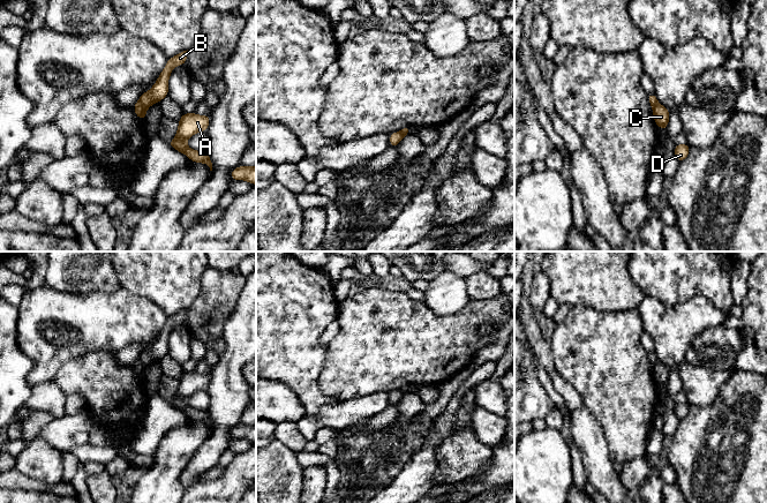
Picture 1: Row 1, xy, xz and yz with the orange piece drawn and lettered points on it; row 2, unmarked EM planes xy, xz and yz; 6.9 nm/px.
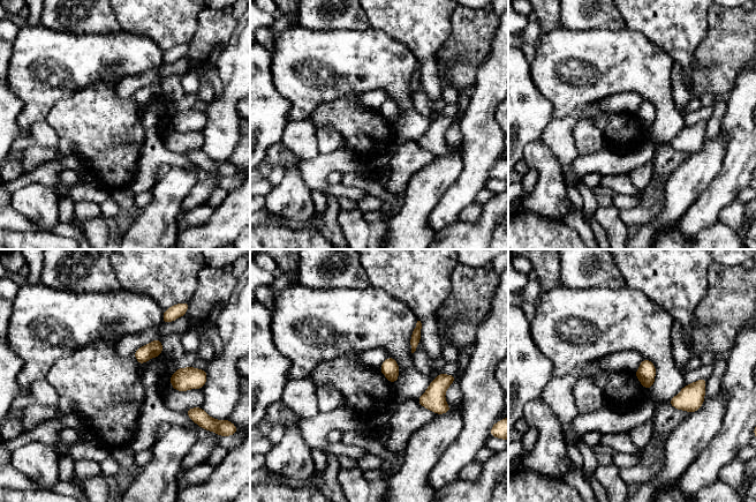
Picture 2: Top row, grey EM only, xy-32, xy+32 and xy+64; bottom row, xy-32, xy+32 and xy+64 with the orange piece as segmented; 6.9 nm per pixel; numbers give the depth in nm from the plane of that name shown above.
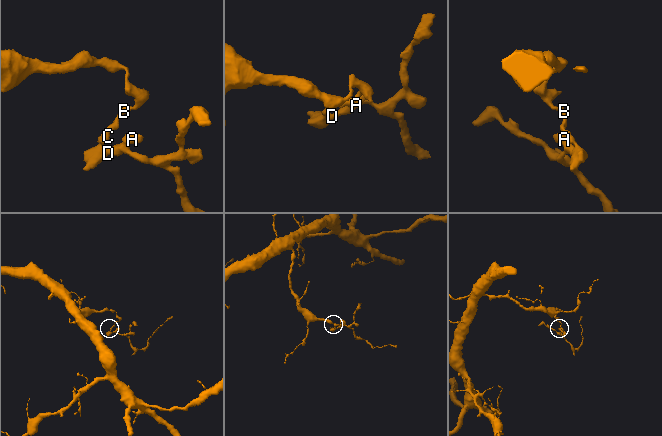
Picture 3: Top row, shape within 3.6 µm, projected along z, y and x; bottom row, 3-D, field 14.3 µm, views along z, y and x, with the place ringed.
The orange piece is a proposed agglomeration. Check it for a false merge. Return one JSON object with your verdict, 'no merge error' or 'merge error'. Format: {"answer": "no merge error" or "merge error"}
{"answer": "merge error"}

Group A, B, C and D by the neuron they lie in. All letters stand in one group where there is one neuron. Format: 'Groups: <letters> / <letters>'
Groups: A C D / B

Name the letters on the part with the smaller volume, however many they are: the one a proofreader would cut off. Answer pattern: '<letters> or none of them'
A, C, D

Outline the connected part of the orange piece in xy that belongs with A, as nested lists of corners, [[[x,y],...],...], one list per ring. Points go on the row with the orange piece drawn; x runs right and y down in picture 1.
[[[194,112],[183,113],[179,120],[176,135],[168,144],[174,150],[185,153],[191,162],[206,164],[212,171],[212,163],[208,152],[200,152],[187,147],[187,140],[198,132],[208,130],[209,123],[209,115],[198,115]]]

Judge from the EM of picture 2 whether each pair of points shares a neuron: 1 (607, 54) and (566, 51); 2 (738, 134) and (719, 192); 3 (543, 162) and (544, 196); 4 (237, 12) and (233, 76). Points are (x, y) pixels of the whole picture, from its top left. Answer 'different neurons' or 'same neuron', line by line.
1: same neuron
2: same neuron
3: same neuron
4: different neurons

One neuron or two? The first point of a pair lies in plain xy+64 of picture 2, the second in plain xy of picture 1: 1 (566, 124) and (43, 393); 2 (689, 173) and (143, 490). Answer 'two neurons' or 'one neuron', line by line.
1: one neuron
2: one neuron

